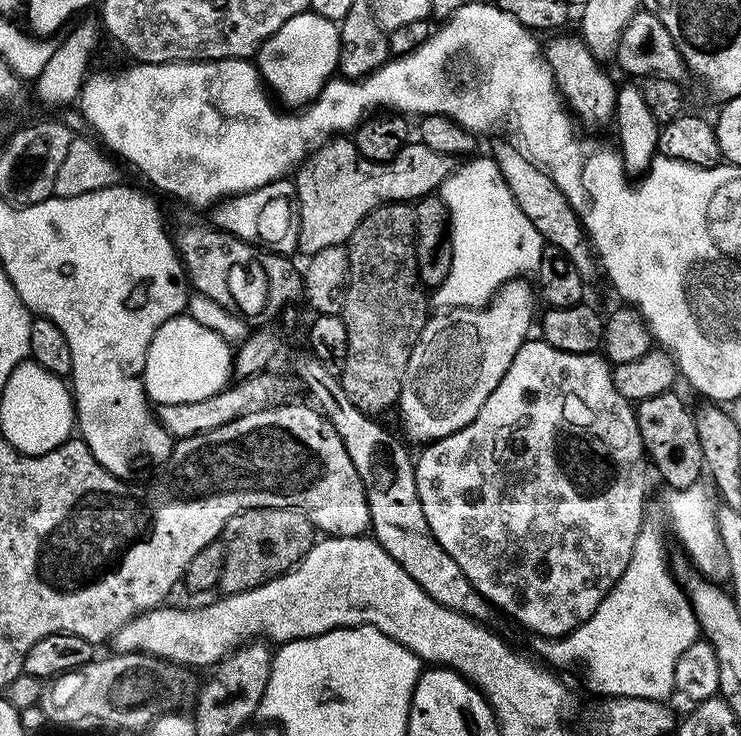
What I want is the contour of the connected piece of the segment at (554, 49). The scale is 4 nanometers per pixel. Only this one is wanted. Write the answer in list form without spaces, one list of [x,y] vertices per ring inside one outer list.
[[[562,34],[552,36],[554,38],[549,42],[548,48],[546,44],[546,59],[552,77],[556,80],[557,92],[563,96],[565,105],[581,125],[589,124],[592,128],[600,128],[603,124],[611,125],[616,115],[617,81],[612,81],[604,73],[605,67],[591,54],[579,35],[558,35]]]

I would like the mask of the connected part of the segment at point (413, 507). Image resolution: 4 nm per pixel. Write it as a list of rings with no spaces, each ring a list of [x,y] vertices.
[[[304,350],[295,356],[294,370],[316,400],[314,402],[319,411],[328,418],[346,446],[346,452],[367,494],[373,539],[439,605],[481,623],[491,621],[493,605],[469,582],[458,562],[442,549],[429,530],[418,498],[415,461],[411,454],[409,456],[407,448],[388,429],[378,424],[380,422],[377,419],[354,406],[346,390],[342,389],[339,377],[327,370],[311,351]]]

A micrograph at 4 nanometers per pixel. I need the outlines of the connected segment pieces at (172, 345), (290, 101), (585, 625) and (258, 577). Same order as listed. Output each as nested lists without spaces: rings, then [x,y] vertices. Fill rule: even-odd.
[[[181,314],[162,322],[154,334],[146,354],[144,367],[144,390],[153,405],[181,404],[182,402],[202,402],[222,389],[229,387],[234,376],[234,348],[228,341],[223,340],[214,330],[206,330],[194,318]]]
[[[311,10],[299,12],[288,19],[264,41],[254,57],[254,63],[265,85],[275,94],[279,103],[290,110],[299,110],[311,104],[337,71],[338,50],[341,48],[339,25]]]
[[[652,522],[645,523],[640,529],[638,538],[634,542],[634,554],[630,554],[630,566],[626,566],[626,570],[622,574],[622,578],[618,578],[618,582],[608,591],[606,598],[598,606],[598,610],[594,610],[594,614],[586,622],[582,622],[582,626],[578,626],[567,636],[559,638],[549,638],[547,636],[533,635],[531,651],[535,653],[541,661],[547,662],[553,669],[568,668],[571,664],[577,664],[578,667],[584,668],[584,676],[588,679],[588,684],[596,692],[601,692],[601,697],[610,696],[630,696],[632,698],[650,698],[651,700],[667,701],[668,695],[673,695],[676,683],[674,682],[674,670],[678,666],[678,658],[682,658],[682,654],[686,654],[686,650],[701,635],[700,626],[696,623],[696,615],[692,609],[692,603],[688,601],[688,595],[684,592],[679,580],[676,579],[673,569],[670,567],[670,560],[664,557],[664,540],[660,537],[658,529],[652,525]]]
[[[247,508],[234,514],[222,533],[226,566],[222,570],[219,591],[233,596],[286,574],[312,549],[317,536],[310,518],[306,518],[300,508]]]

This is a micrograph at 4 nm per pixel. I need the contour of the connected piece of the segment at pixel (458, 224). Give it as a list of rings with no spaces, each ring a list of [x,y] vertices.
[[[493,157],[469,159],[438,190],[451,214],[452,260],[446,282],[432,294],[435,307],[481,308],[507,281],[535,273],[544,243],[514,200]]]

